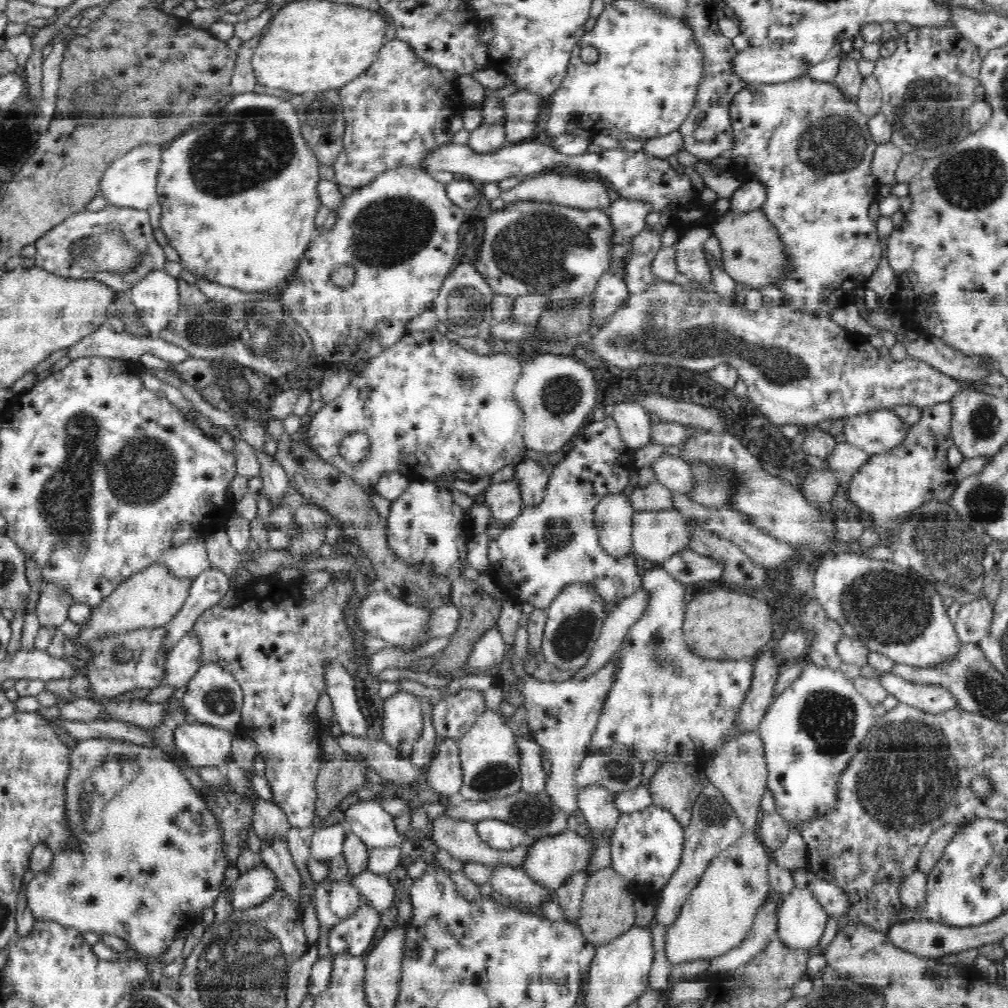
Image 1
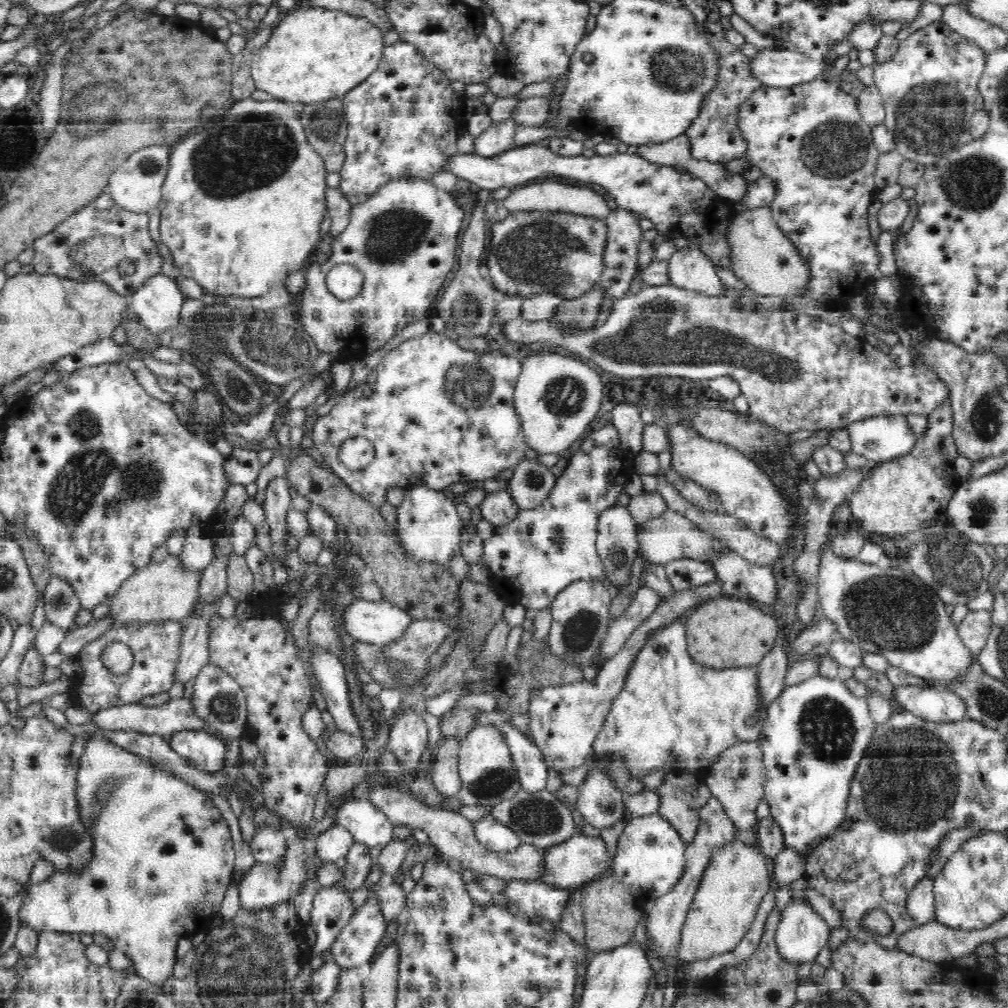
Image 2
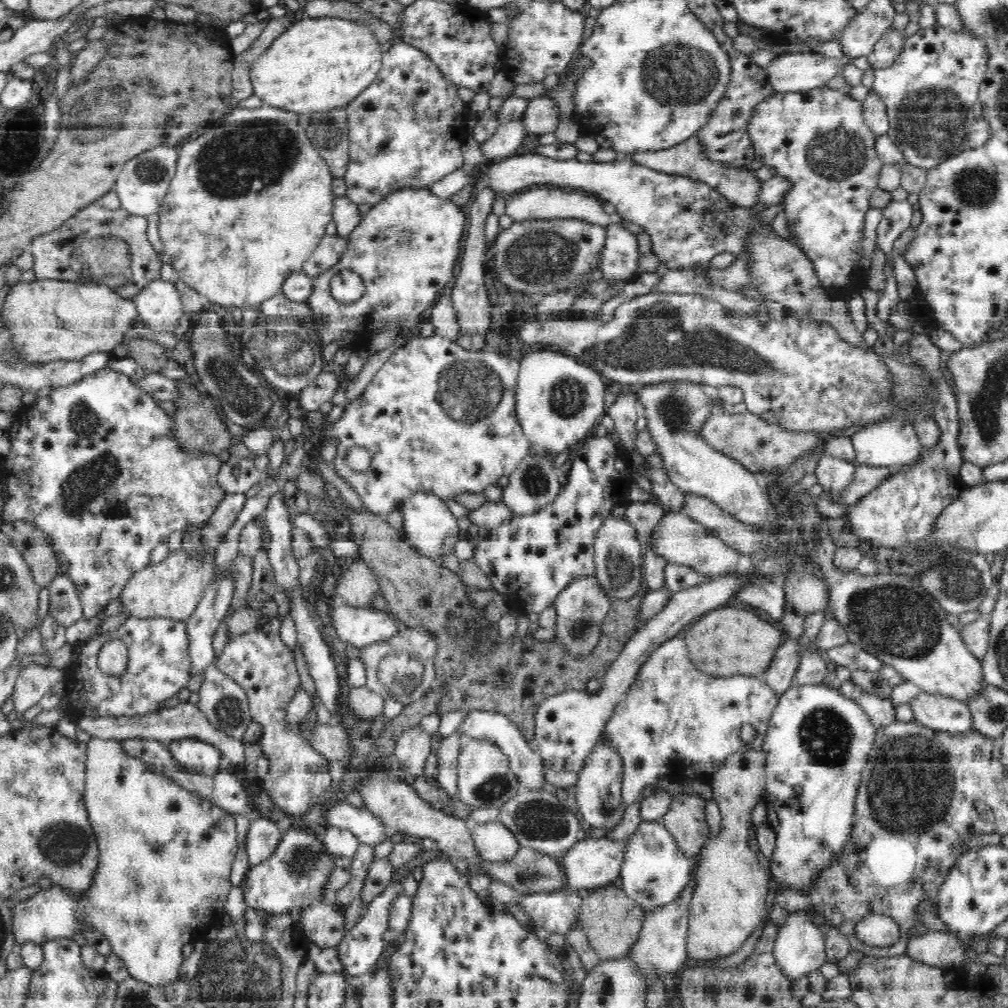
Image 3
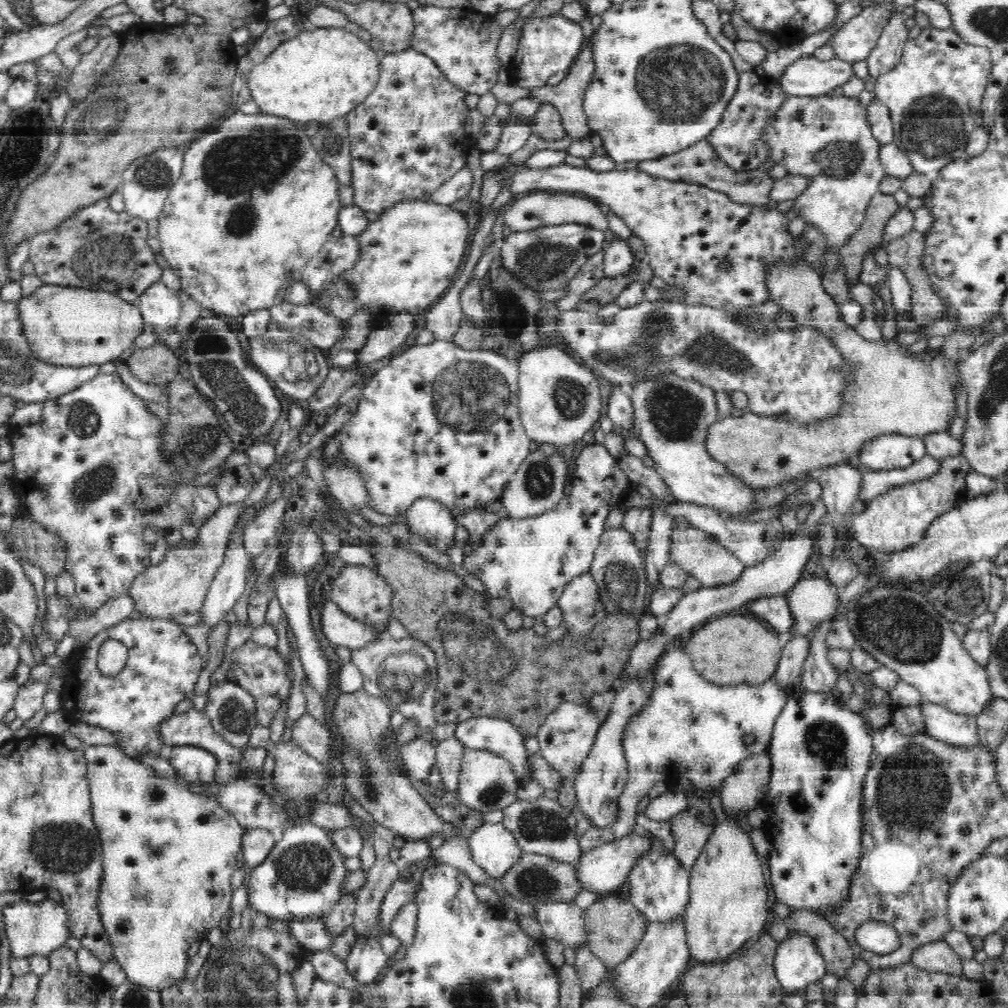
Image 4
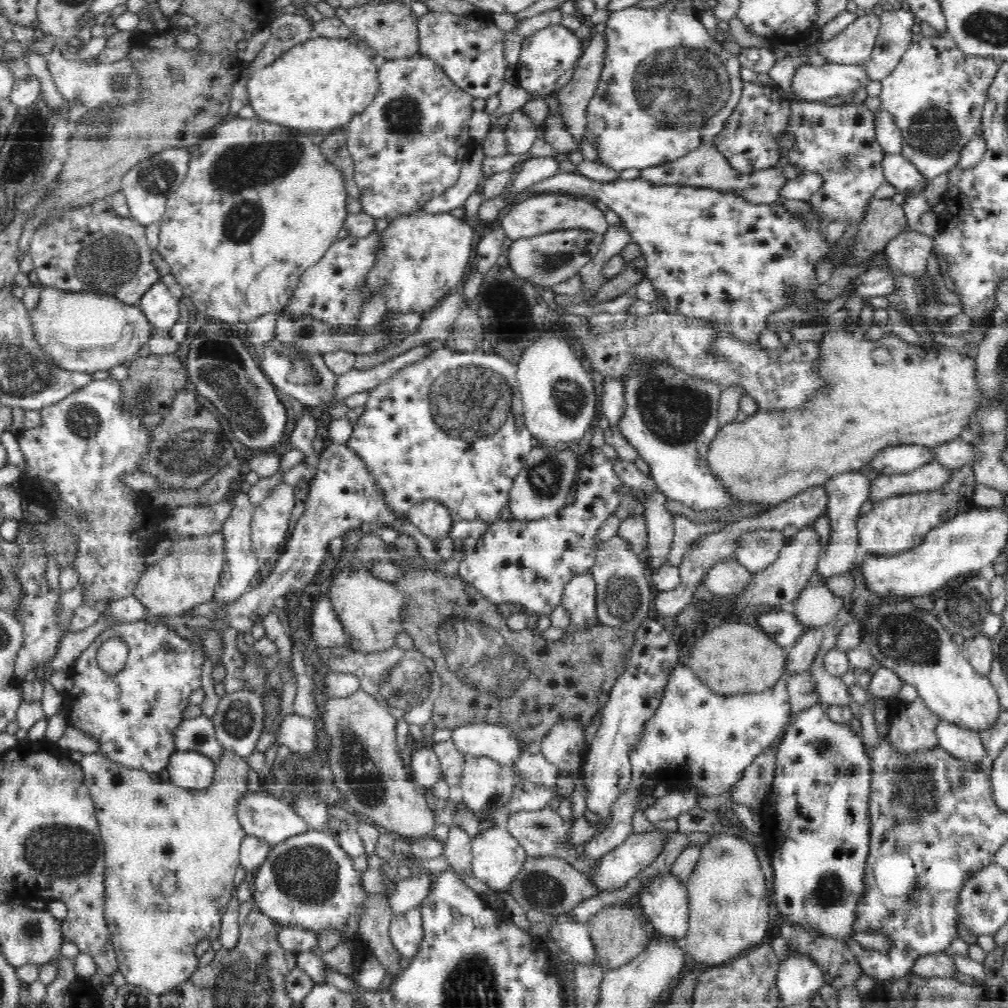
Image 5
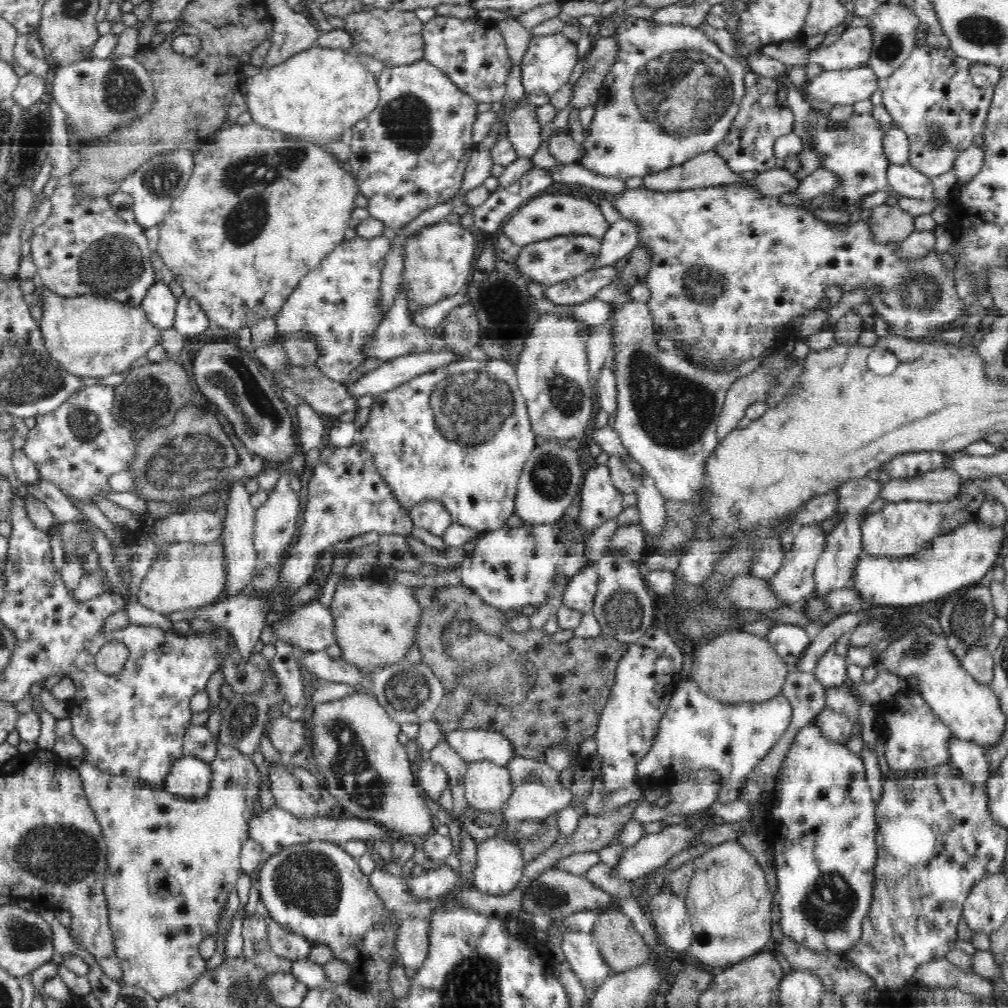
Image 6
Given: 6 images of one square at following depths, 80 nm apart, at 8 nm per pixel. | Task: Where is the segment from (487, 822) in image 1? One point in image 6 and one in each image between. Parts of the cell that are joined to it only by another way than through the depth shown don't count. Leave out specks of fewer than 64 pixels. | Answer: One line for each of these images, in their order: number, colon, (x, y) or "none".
2: (496, 837)
3: (495, 844)
4: (494, 848)
5: (498, 857)
6: (500, 868)

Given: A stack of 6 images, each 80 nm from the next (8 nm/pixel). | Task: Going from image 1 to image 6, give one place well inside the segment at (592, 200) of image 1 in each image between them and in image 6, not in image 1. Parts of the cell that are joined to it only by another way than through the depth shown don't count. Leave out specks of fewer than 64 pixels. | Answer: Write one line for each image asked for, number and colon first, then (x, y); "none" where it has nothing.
2: (550, 195)
3: (538, 203)
4: (526, 213)
5: (541, 214)
6: (546, 216)

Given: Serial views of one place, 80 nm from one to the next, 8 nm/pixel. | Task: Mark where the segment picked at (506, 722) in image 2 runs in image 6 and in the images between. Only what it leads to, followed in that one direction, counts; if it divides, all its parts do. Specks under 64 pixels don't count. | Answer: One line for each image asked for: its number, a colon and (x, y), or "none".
3: (479, 725)
4: (499, 737)
5: (497, 743)
6: (473, 746)

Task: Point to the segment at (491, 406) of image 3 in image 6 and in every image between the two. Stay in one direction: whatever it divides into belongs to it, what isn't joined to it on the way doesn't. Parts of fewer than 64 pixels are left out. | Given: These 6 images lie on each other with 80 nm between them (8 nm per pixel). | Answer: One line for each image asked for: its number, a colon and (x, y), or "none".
4: (437, 421)
5: (450, 427)
6: (460, 435)

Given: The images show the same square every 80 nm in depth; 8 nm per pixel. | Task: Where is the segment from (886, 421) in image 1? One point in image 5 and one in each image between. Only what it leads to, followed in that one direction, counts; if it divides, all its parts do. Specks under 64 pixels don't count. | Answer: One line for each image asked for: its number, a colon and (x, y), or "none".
2: (882, 438)
3: (887, 444)
4: (888, 452)
5: (897, 460)

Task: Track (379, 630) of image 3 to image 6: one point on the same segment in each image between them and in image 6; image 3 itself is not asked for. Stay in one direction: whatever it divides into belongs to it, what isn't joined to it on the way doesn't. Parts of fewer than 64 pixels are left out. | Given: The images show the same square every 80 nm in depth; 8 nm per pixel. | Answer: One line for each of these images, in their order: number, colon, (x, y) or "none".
4: (340, 629)
5: (327, 631)
6: (311, 628)

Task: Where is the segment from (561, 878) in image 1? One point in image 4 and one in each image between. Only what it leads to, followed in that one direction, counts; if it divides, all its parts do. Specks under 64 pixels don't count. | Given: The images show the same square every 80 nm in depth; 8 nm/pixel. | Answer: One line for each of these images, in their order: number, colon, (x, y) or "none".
2: (581, 859)
3: (591, 863)
4: (603, 869)

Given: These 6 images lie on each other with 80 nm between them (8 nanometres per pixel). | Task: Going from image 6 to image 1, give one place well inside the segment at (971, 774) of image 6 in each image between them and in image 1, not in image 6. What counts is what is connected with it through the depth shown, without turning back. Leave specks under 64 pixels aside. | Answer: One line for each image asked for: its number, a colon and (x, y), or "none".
1: (931, 698)
2: (934, 703)
3: (938, 713)
4: (949, 727)
5: (962, 745)

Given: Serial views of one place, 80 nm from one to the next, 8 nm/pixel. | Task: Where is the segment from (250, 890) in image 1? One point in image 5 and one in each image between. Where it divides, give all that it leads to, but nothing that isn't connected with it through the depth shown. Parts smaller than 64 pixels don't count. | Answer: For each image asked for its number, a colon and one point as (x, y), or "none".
2: (265, 885)
3: (295, 876)
4: (302, 878)
5: (307, 882)

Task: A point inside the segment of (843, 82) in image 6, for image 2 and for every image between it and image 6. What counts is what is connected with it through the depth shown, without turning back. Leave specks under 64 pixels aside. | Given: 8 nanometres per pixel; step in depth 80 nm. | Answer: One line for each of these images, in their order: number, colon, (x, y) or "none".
2: (781, 68)
3: (802, 72)
4: (808, 76)
5: (810, 82)

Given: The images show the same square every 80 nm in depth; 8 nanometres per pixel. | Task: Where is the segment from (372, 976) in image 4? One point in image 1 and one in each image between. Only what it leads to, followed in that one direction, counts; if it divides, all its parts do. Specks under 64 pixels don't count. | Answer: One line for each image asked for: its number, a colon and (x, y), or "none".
1: (352, 935)
2: (356, 943)
3: (359, 951)

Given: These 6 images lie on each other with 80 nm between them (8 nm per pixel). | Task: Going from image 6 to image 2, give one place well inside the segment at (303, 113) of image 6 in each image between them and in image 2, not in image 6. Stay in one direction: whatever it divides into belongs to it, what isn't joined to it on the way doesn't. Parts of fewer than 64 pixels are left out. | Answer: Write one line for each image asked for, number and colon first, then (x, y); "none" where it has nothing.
2: (315, 54)
3: (317, 64)
4: (321, 74)
5: (320, 85)

